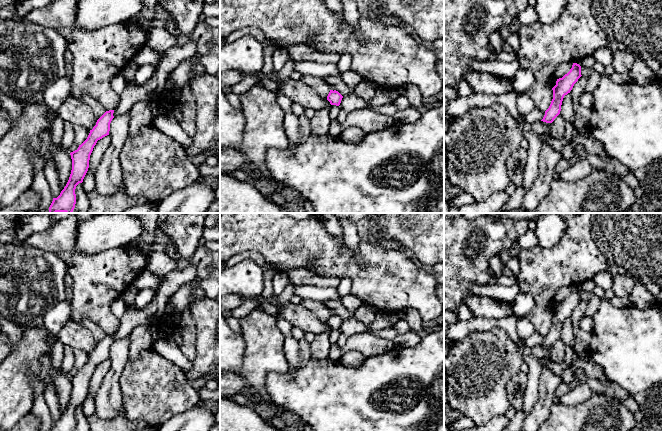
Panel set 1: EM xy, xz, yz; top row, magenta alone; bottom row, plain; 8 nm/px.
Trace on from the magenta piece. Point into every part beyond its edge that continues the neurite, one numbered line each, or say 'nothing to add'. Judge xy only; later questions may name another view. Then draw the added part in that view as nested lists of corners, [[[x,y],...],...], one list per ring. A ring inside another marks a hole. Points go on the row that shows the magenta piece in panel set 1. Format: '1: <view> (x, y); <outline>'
nothing to add

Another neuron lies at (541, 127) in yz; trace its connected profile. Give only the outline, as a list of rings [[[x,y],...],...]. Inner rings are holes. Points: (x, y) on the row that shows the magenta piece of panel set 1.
[[[538,121],[534,124],[532,124],[532,128],[536,132],[538,132],[538,133],[546,136],[548,139],[550,139],[552,137],[552,135],[551,135],[551,124],[552,123],[546,123],[543,121]]]

